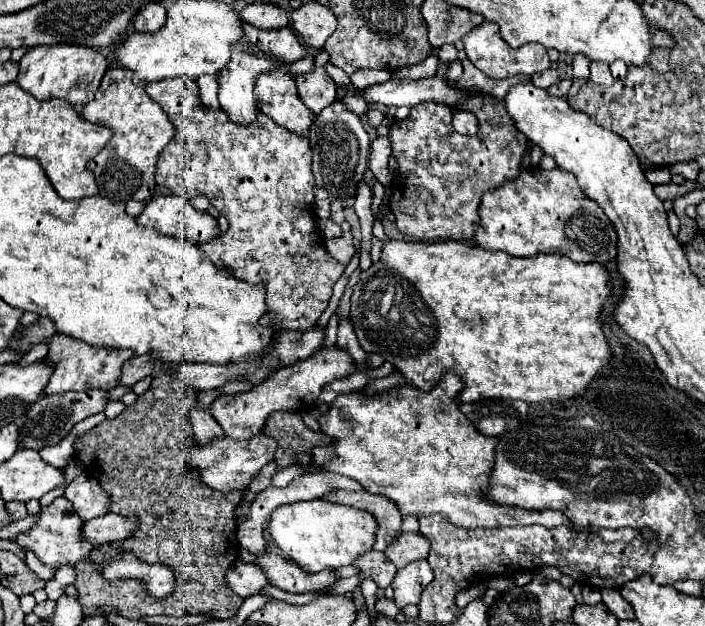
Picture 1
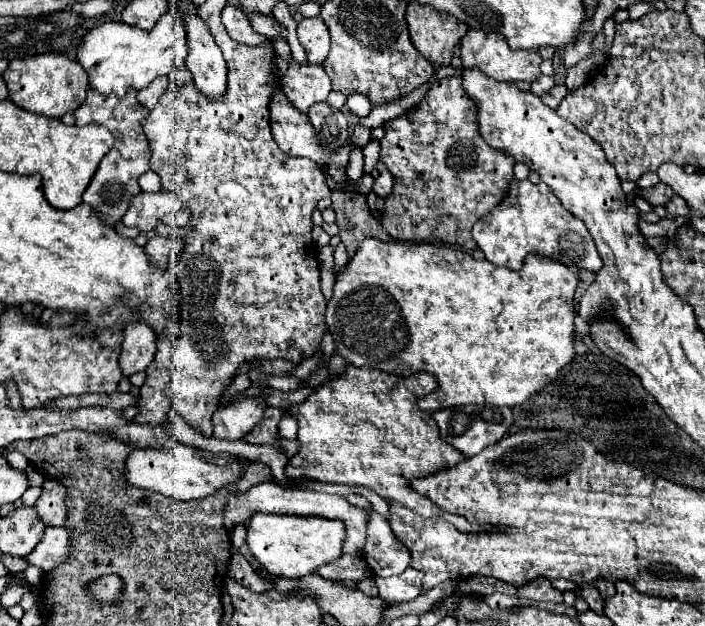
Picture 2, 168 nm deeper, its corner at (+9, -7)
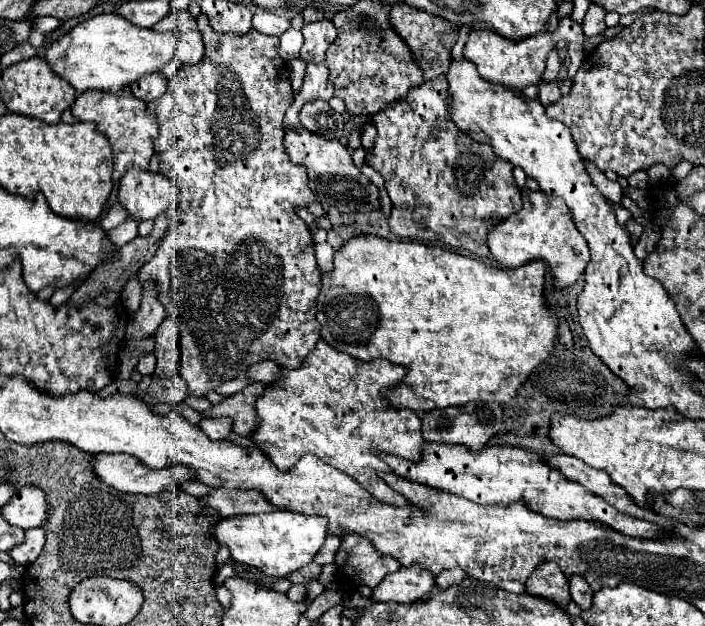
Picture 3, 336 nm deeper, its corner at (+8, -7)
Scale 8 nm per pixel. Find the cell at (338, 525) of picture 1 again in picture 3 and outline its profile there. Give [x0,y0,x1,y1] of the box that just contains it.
[210,510,328,578]

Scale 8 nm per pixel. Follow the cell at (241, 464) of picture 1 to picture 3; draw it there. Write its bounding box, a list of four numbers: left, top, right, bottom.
[92,454,192,494]

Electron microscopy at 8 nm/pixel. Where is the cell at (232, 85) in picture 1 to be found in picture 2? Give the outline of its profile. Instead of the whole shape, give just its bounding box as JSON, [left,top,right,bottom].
[181,14,227,100]

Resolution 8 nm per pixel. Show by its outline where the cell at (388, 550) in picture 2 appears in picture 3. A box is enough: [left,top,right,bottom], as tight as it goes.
[334,534,400,590]

